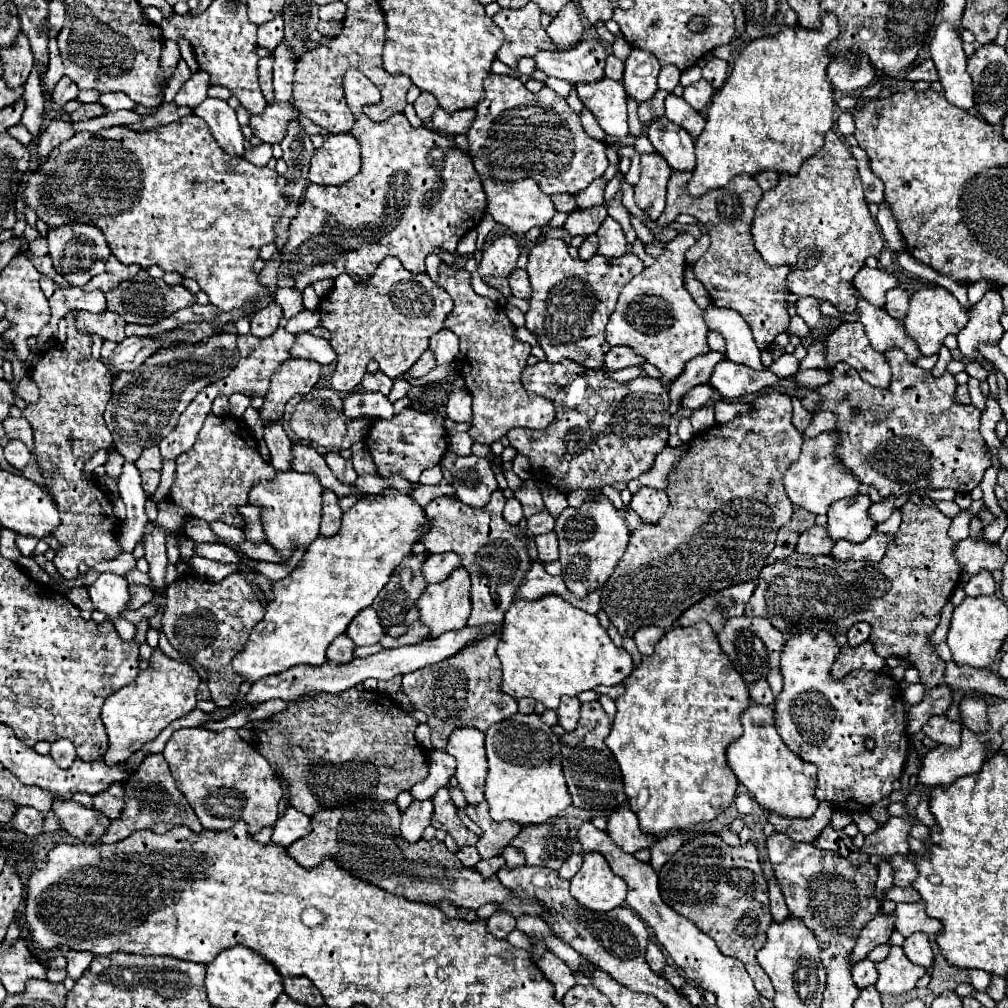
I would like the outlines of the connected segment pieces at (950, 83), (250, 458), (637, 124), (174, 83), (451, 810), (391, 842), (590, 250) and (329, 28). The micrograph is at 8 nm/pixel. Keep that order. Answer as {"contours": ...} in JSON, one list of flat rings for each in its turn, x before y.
{"contours":[[[941,21,929,49,949,103,973,109,971,75,967,73,967,57,963,53,959,29,955,29,949,21]],[[209,413,195,445,177,457,177,473,169,501,187,509,193,519,203,519,207,523,223,521,227,525,245,527,239,507,247,503,249,489,255,483,271,481,275,475,277,471,271,463,263,461,257,441,253,441,253,435,243,421]],[[627,96,629,132,633,136,639,136,643,127,637,115,638,106,637,101]],[[181,58,177,64,177,67,175,68,168,86,164,91,164,101,162,104,173,101,175,95,177,94,183,83,185,83,185,81,187,81,187,79,189,79,191,75,192,73,187,63]],[[441,787,433,799,433,819,431,819,431,825,433,827,439,827,447,833,451,833,453,837,459,837,459,843,477,843,477,835,473,831,469,831,461,819,457,817,457,811,455,811,455,805,449,797,449,791,447,787]],[[361,801,347,807,321,809,311,817,311,833,305,839,289,845,285,851,301,867,313,869,323,859,333,859,347,873,367,879,369,883,419,903,451,901,457,907,477,909,483,905,497,905,497,911,505,911,513,917,521,915,545,915,545,907,535,899,521,899,515,891,505,887,497,875,485,879,477,869,465,867,443,841,419,839,419,843,407,843,399,835,399,809,395,803,369,803]],[[593,233,593,235,587,235,587,237,585,237,585,243,579,247,579,257,581,257,583,261,587,261,587,259,591,259,595,253,597,253,597,235]],[[319,21,317,25,317,31,321,33,323,37,335,37,342,31,342,22,325,22]]]}

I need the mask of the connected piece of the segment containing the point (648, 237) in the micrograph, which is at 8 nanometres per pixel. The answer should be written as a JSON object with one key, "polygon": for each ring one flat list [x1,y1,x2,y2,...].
{"polygon":[[631,215,631,223,640,241,642,241,644,244,651,243,653,241,653,236,649,229,646,226,644,226,642,224,642,221,640,219,637,219,635,215]]}

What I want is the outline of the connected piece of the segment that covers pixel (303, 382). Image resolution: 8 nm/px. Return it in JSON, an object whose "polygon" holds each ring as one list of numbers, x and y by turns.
{"polygon":[[291,357,289,363,283,363,271,379,269,393,265,395,265,403,259,409,263,423,277,423,281,421,285,403,293,395,309,393,315,383,319,381,321,365,313,363,311,359,295,359]]}

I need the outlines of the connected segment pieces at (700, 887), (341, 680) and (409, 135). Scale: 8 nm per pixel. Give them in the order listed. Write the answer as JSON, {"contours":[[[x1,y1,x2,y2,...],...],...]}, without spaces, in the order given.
{"contours":[[[701,833,687,841,659,871,663,901,677,913,691,919,703,933,715,939,723,955,739,959,753,979,759,995,771,999,773,985,761,971,755,955,765,945,767,927,773,921,769,905,769,887,761,871,757,847,753,841,731,847,719,835]],[[463,627,461,631,447,631,441,637,435,639,425,639,417,645,405,645,405,647,397,647,397,649,385,649,381,653,375,653,371,657,363,657,363,659,353,659,349,663,335,663,335,661,325,661,323,665,297,665,297,667,289,667,283,673,277,675,267,675,265,679,259,679,257,683,253,683,251,691,247,693,245,701,241,705,247,703,263,703,269,699,285,699,285,701,293,701,303,693,339,693,345,691,349,687,355,687,357,683,375,677,375,679,391,679,393,675,401,673,411,673,417,671,421,667,439,663,451,655,455,655,457,651,461,651,461,647,467,647,469,643,473,643,473,639,481,639,481,635,485,635,485,631,473,631,471,627]],[[403,113,391,115,387,121,379,121,379,123,371,121,367,115,357,115,351,135,357,139,357,143,361,147,361,171,353,179,349,179,349,183,343,183,343,185,337,185,337,187,321,187,321,185,313,185,313,183,307,187,307,191,305,191,305,195,303,195,299,207,297,207,297,215,291,219,289,241,287,241,287,245,283,247,283,253,281,253,281,267,279,267,279,275,277,275,279,287,295,287,295,289,303,291,309,283,315,283,319,279,335,279,341,273,349,273,349,275,367,279,375,271,375,267,381,263,381,259,387,257,387,255,395,255,405,265,405,269,409,269,413,273,423,273,425,271,425,257,429,253,433,253,435,247,443,247,443,249,455,253,459,239,467,231,475,229,479,225,481,217,485,215,485,203,487,201,485,201,483,183,481,183,479,175,473,171,473,163,471,163,469,155,465,155,463,151,457,149,457,145,453,143,453,137,441,135,441,133,425,129,425,127,411,127,411,123,407,121,407,117]]]}

